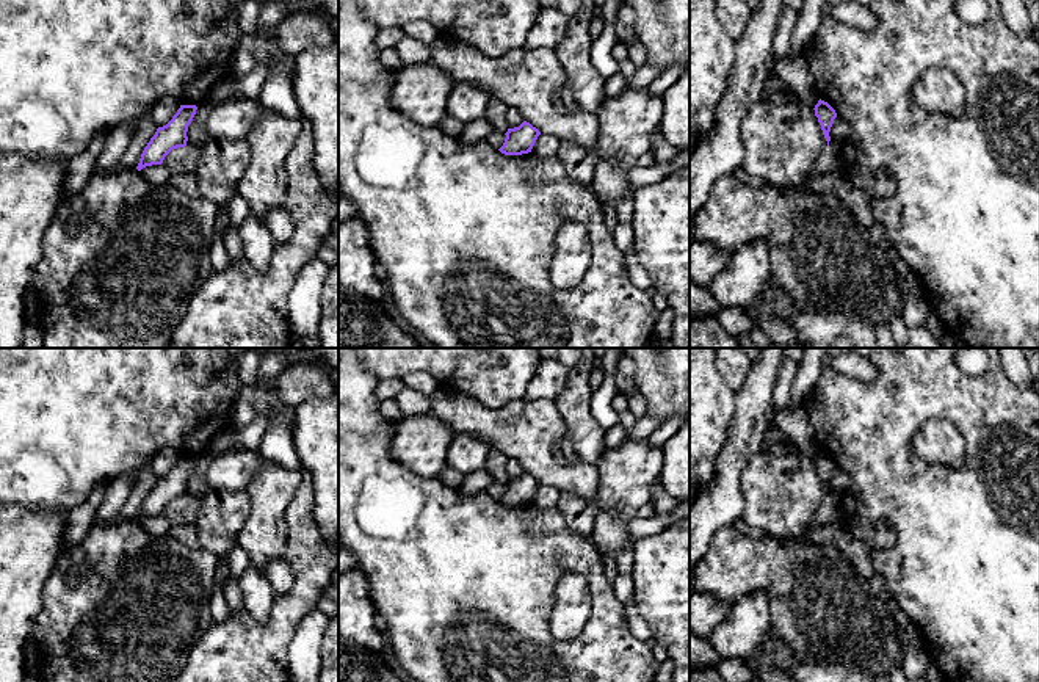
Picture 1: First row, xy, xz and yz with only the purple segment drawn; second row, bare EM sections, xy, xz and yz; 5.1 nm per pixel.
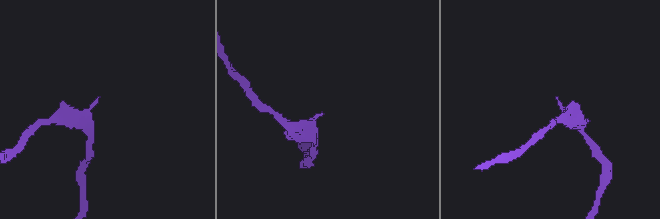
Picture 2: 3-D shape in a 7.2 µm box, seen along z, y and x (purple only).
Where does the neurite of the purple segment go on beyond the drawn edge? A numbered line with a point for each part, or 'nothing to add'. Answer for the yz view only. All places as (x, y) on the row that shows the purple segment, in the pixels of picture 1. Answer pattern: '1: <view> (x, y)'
nothing to add

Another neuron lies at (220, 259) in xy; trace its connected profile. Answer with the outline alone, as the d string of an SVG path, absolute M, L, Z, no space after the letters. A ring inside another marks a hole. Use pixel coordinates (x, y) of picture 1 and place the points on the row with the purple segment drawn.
M215 234L210 251L212 271L223 271L230 265L230 257L224 245L224 235Z

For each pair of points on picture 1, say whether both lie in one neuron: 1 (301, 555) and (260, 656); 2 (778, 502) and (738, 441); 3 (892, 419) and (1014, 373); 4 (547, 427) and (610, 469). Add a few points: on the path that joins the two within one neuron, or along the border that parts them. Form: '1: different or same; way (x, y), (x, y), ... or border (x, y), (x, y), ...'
1: same; way (303, 580), (303, 596), (285, 613), (279, 631)
2: different; border (763, 449), (745, 471), (742, 478), (743, 497)
3: different; border (1000, 364), (1003, 372), (1022, 389)
4: different; border (596, 467), (600, 504)

